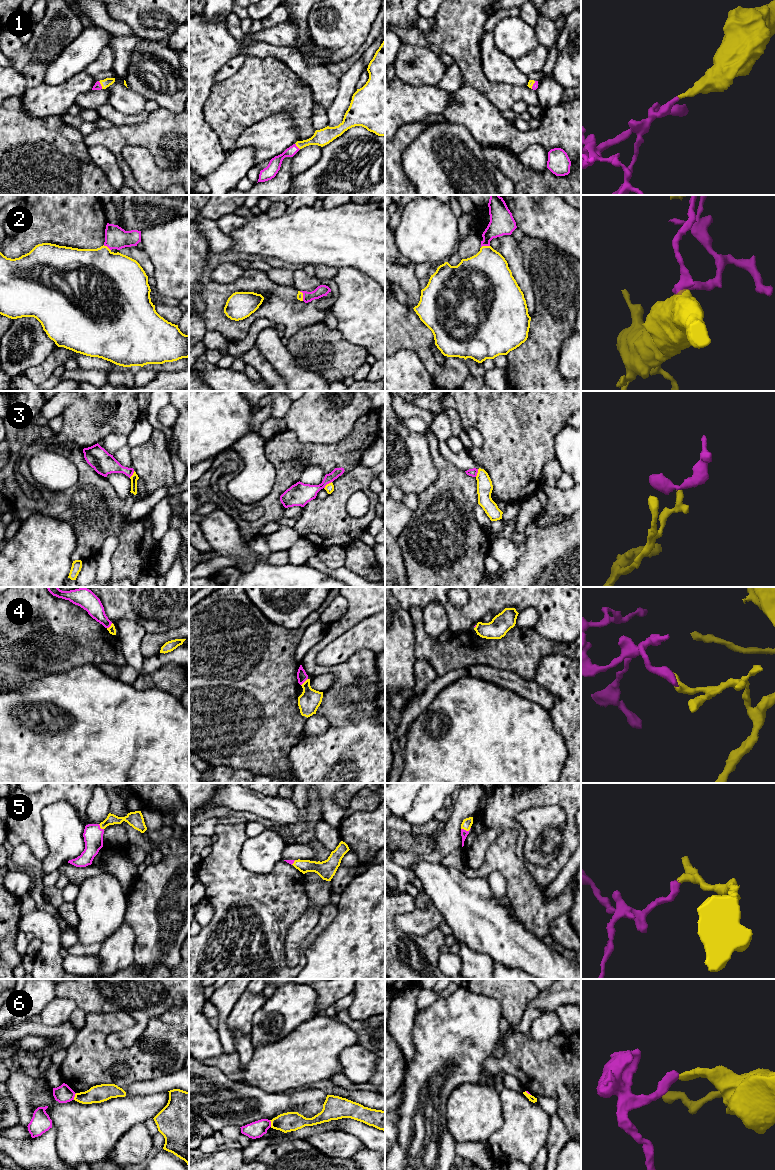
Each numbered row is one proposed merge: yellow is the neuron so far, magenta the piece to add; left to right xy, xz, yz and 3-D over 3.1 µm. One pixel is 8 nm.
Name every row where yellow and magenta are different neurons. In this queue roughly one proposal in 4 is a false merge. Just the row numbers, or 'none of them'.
3, 4, 6

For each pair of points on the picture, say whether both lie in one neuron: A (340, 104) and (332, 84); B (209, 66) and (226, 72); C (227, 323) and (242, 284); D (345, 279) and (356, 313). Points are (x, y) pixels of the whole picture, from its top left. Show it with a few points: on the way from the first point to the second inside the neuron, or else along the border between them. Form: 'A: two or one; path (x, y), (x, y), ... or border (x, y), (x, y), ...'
A: two; border (339, 79), (337, 95), (326, 109)
B: two; border (236, 54), (218, 70), (214, 77), (214, 82)
C: one; path (219, 312), (219, 300), (231, 288)
D: one; path (353, 287), (356, 290), (356, 305)

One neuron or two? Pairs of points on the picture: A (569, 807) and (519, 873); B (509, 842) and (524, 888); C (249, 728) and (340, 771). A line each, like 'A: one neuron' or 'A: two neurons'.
A: two neurons
B: one neuron
C: two neurons

